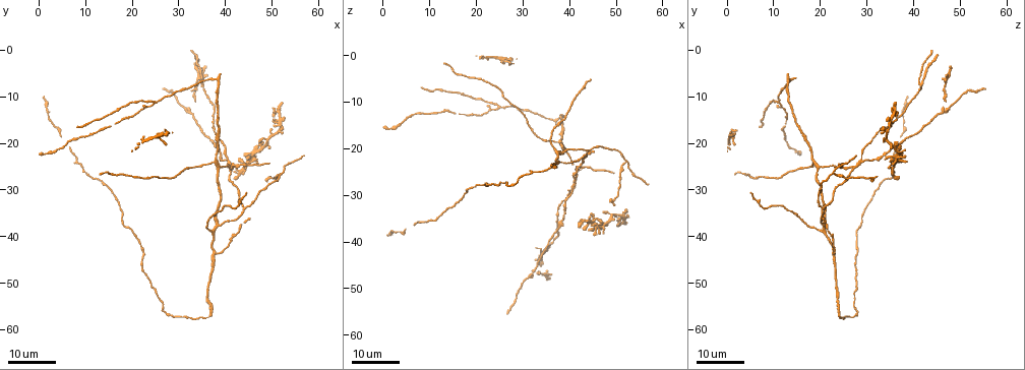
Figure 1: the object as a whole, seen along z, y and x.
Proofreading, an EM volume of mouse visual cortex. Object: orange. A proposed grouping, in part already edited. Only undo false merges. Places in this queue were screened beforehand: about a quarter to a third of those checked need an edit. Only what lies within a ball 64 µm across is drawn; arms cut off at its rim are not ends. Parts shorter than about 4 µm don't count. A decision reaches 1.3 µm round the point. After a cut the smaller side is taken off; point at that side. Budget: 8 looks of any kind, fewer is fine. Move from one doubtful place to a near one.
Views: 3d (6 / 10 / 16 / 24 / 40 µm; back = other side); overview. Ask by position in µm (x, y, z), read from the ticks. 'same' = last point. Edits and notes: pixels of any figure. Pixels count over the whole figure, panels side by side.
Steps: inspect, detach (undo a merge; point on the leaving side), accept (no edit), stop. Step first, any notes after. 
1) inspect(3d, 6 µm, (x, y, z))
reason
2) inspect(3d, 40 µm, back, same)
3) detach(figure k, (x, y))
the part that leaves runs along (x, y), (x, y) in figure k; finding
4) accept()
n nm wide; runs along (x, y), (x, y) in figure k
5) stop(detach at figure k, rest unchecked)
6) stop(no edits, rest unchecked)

inspect(3d, 24 µm, (41.5, 25.0, 26.5))
arms part here

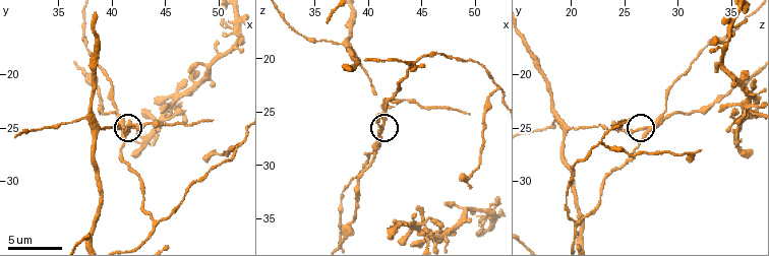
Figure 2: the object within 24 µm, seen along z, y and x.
inspect(3d, 10 µm, (41.2, 24.8, 27.2))

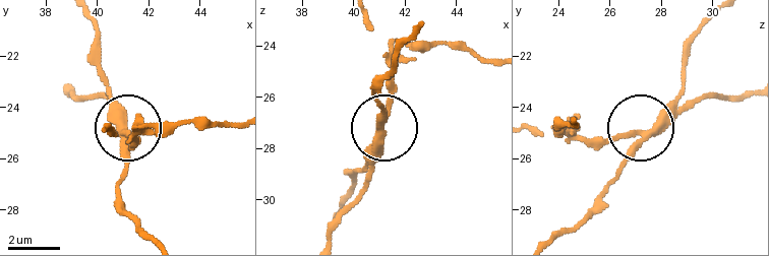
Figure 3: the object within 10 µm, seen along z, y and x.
inspect(3d, 6 µm, (41.2, 25.0, 27.0))

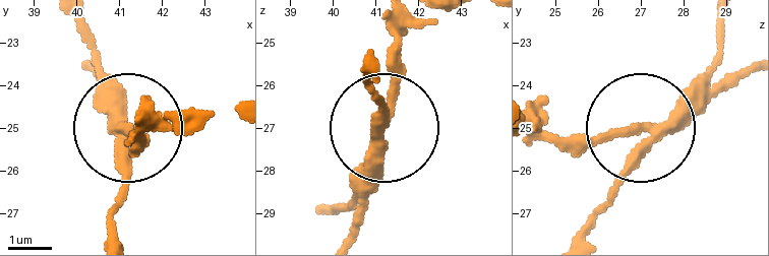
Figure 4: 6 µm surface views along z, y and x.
accept()
runs along (579, 230), (627, 175), (637, 135), (531, 142) in figure 4; continuous, no second neuron

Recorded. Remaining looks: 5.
inspect(3d, 16 µm, (38.0, 37.5, 20.5))
small branch off a trunk

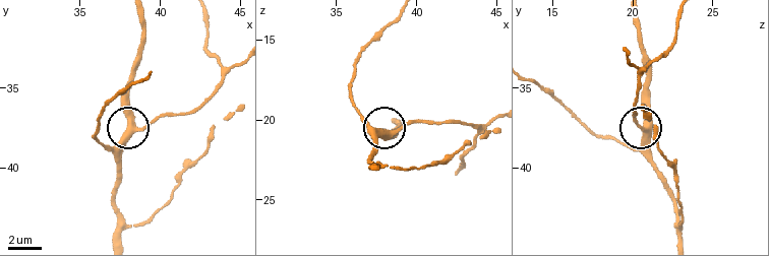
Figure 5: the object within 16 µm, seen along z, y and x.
inspect(3d, 10 µm, (38.5, 37.4, 20.8))

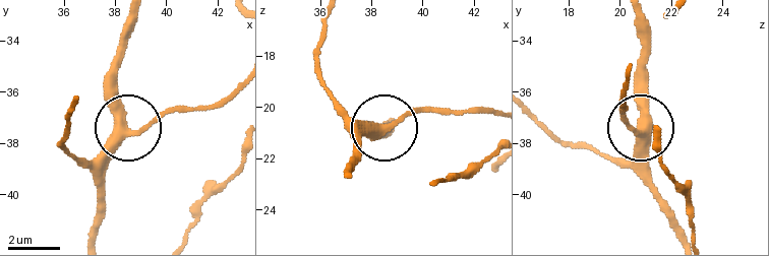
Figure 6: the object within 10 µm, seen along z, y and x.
accept()
side arm 59 µm; runs along (93, 239), (108, 146), (125, 129), (175, 110) in figure 6; one neuron here

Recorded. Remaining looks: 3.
inspect(3d, 10 µm, (37.4, 24.0, 18.6))
thin arm on a thick one

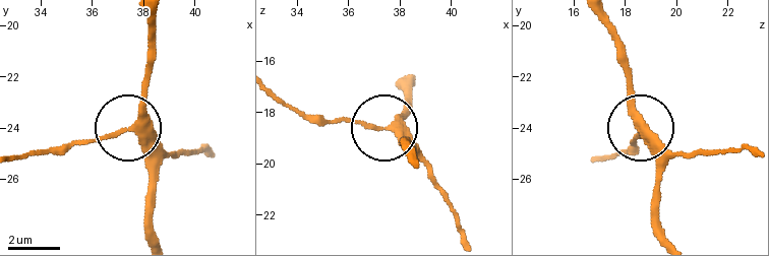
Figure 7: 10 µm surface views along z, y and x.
accept()
side arm 47 µm; runs along (154, 234), (146, 148), (120, 129), (64, 142) in figure 7; one neuron here

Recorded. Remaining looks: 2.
inspect(3d, 24 µm, (43.5, 26.0, 35.5))
calibre changes

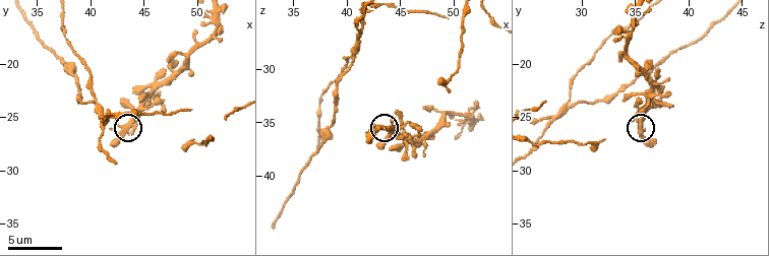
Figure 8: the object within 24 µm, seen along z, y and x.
inspect(3d, 6 µm, (43.2, 26.2, 35.4))
closer look

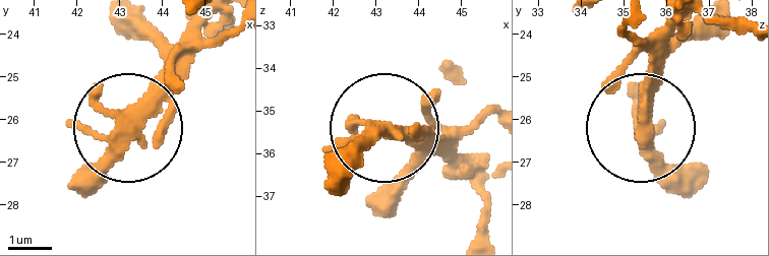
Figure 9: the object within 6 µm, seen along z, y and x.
accept()
one neuron here

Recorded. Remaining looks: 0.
stop(no edits, rest unchecked)

